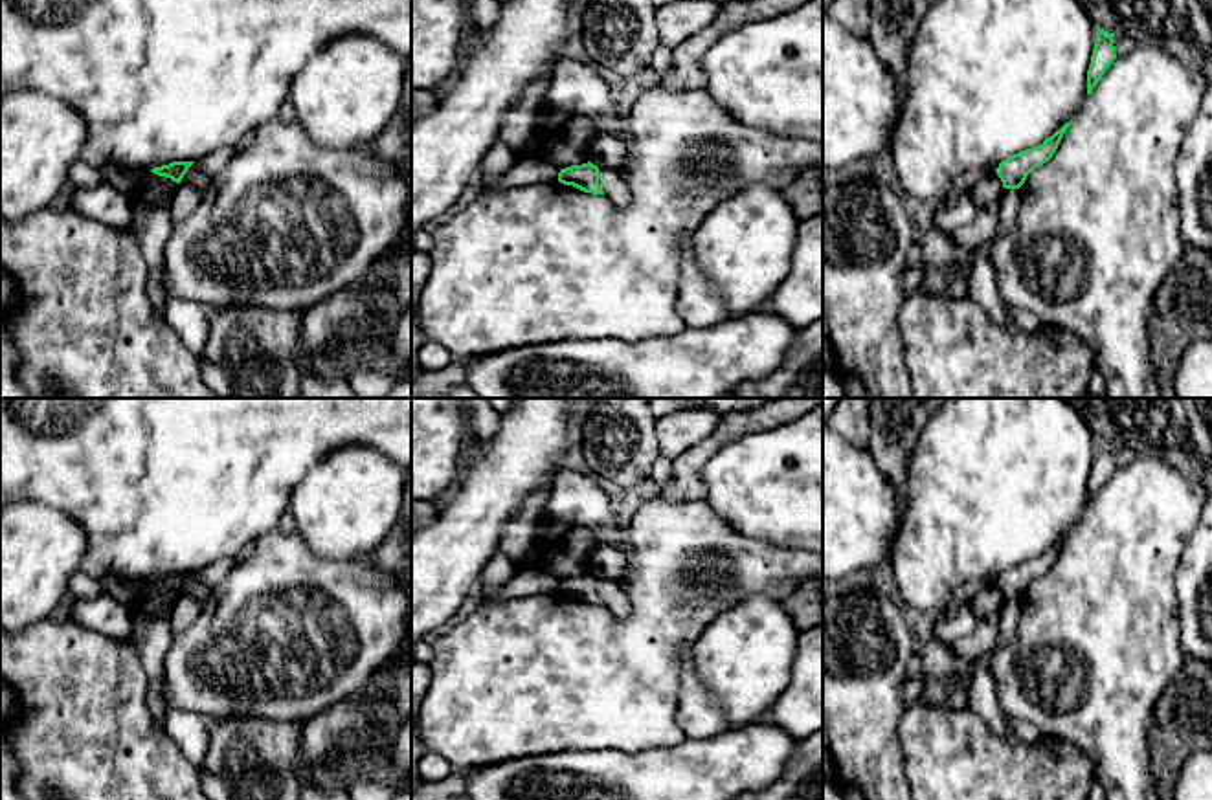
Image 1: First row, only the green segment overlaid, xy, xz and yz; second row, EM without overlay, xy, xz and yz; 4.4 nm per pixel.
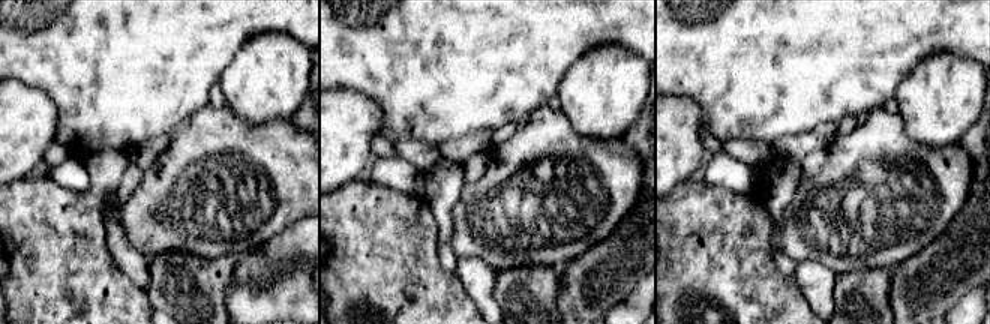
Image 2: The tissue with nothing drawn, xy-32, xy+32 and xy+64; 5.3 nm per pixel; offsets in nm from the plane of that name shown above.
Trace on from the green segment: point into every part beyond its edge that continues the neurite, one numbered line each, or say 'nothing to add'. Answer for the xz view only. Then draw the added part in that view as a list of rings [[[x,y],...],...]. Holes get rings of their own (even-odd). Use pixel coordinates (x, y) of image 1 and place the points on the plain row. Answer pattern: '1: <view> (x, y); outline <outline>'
nothing to add

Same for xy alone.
nothing to add

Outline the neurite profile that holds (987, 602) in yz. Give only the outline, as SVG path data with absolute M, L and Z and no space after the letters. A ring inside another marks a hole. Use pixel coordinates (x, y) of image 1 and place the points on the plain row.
M997 583L981 587L970 602L970 607L979 622L995 617L1004 598Z

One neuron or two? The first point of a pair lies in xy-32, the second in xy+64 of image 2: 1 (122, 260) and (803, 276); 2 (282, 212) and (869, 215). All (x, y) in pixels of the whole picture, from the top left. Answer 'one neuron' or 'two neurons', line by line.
1: one neuron
2: one neuron

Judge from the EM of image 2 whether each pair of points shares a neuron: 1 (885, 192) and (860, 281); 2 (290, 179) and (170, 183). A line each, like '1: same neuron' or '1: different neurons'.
1: different neurons
2: same neuron

